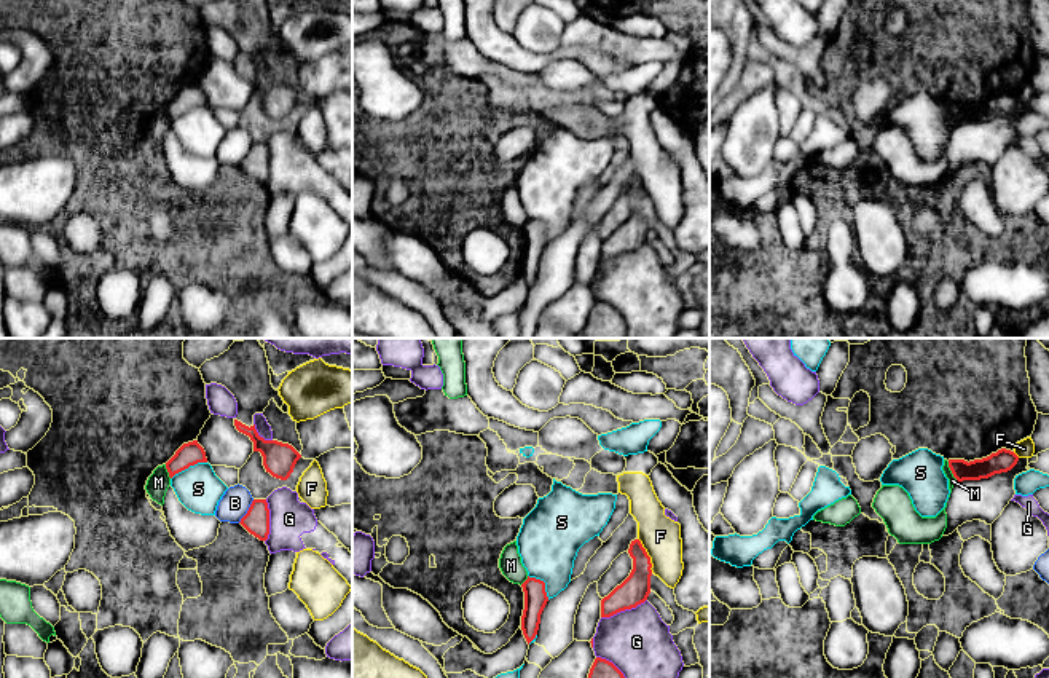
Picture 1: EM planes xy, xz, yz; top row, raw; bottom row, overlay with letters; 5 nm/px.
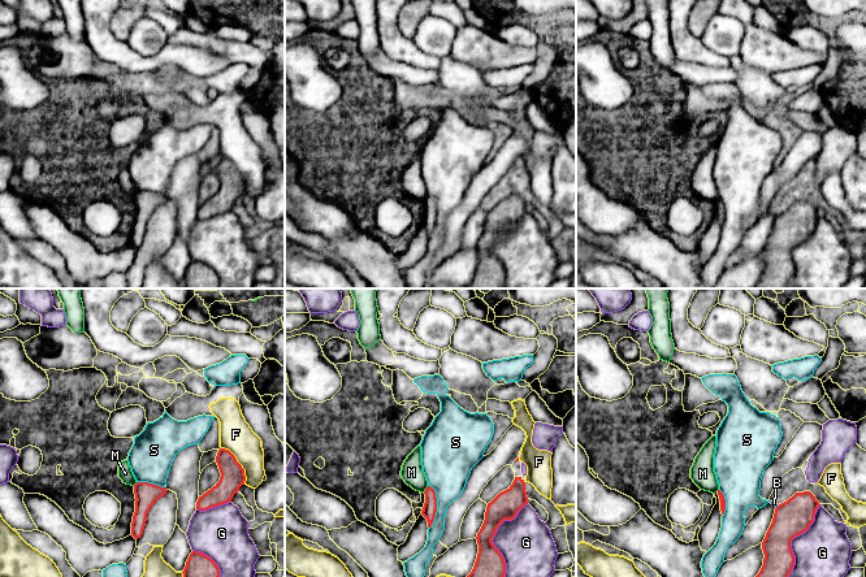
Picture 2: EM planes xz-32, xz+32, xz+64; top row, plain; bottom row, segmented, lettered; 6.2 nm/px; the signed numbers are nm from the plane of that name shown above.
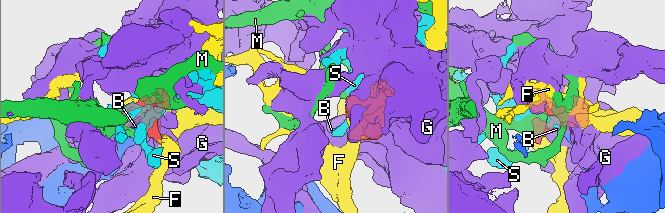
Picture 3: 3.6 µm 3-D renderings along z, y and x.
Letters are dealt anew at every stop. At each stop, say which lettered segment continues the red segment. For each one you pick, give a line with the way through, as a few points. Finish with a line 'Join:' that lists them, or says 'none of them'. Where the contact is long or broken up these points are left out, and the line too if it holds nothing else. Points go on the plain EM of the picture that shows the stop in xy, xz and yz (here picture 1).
Join: none of them

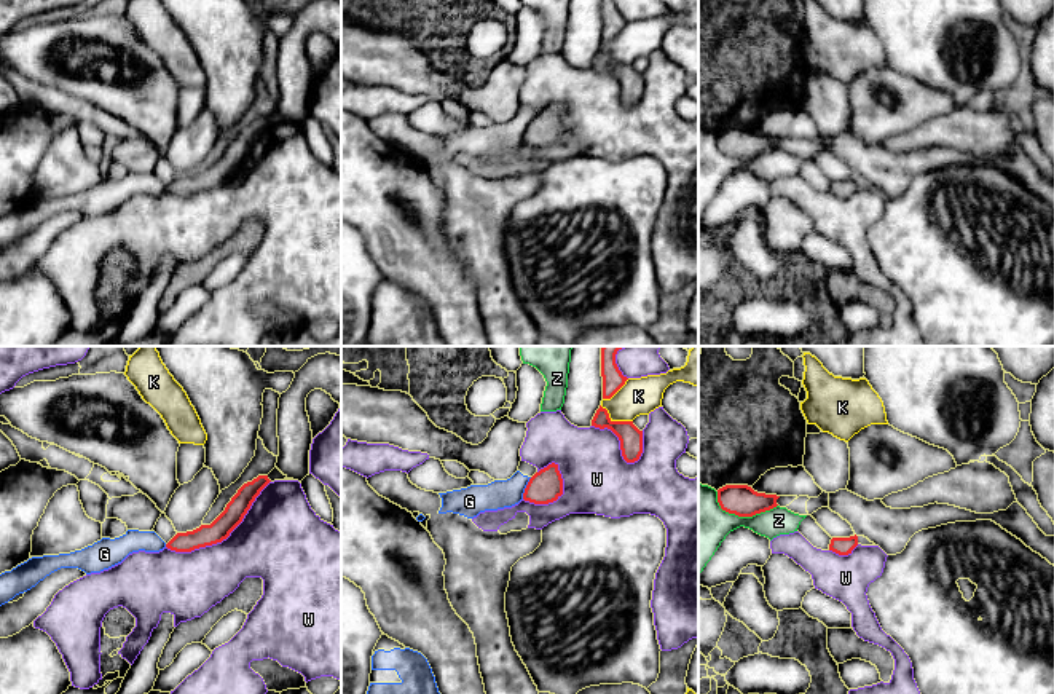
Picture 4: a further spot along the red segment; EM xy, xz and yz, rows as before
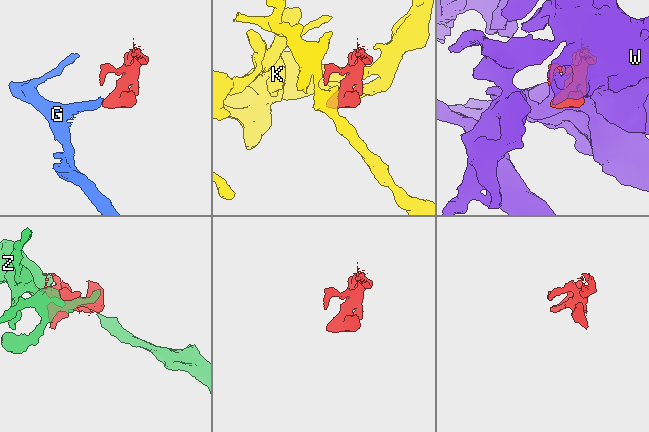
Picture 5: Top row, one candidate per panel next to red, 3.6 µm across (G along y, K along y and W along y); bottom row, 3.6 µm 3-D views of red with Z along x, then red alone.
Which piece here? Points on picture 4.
Join: none of them

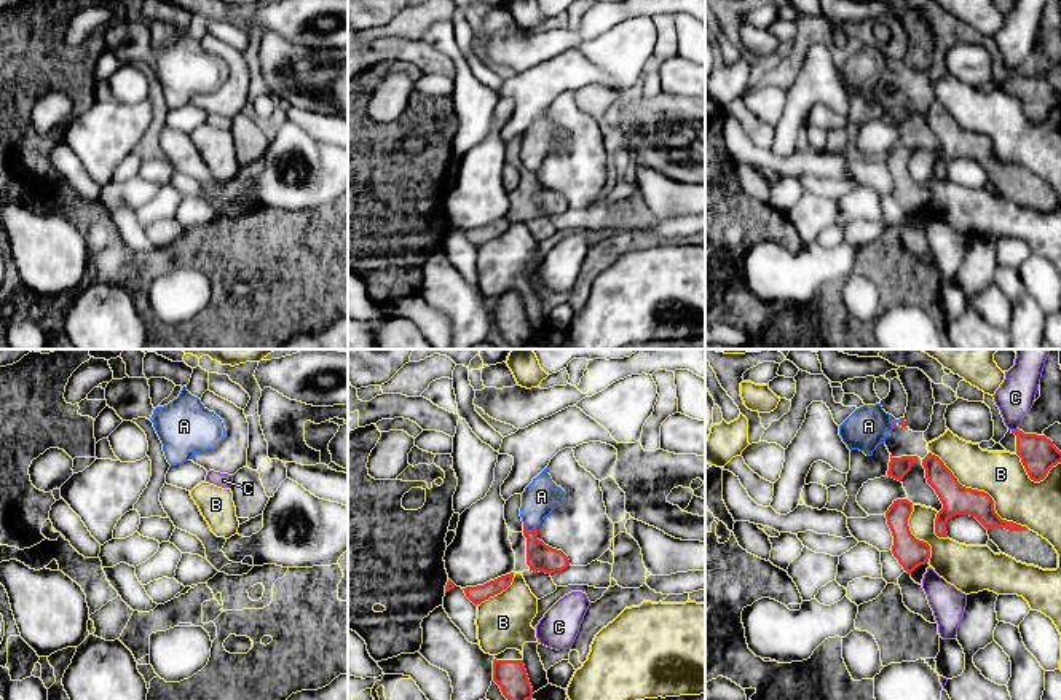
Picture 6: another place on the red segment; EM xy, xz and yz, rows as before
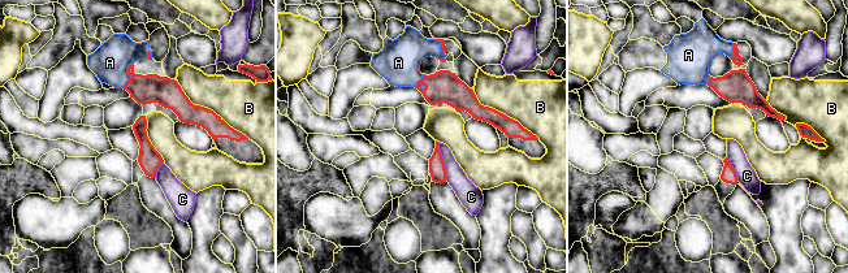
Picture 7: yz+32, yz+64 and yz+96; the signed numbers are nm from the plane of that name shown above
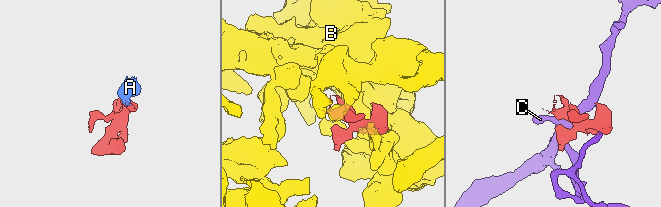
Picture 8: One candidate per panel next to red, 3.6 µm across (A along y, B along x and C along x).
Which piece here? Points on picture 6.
Join: A

